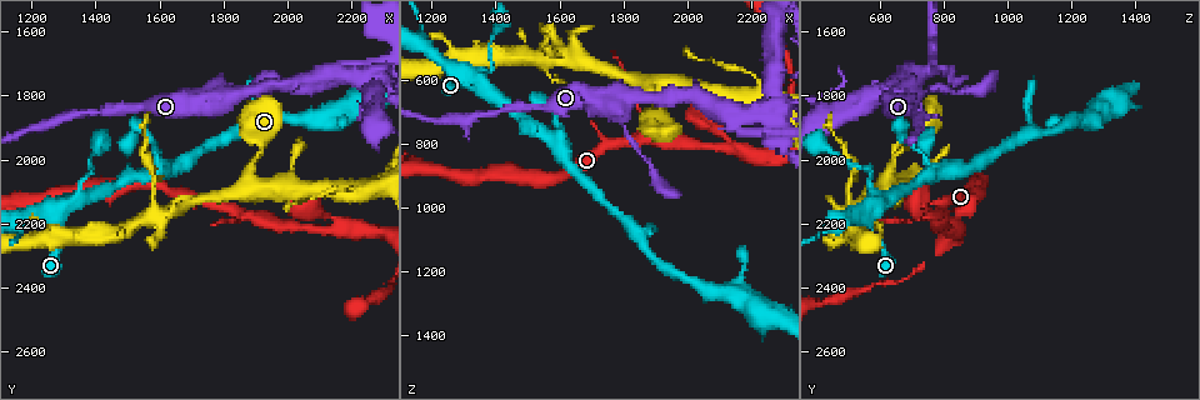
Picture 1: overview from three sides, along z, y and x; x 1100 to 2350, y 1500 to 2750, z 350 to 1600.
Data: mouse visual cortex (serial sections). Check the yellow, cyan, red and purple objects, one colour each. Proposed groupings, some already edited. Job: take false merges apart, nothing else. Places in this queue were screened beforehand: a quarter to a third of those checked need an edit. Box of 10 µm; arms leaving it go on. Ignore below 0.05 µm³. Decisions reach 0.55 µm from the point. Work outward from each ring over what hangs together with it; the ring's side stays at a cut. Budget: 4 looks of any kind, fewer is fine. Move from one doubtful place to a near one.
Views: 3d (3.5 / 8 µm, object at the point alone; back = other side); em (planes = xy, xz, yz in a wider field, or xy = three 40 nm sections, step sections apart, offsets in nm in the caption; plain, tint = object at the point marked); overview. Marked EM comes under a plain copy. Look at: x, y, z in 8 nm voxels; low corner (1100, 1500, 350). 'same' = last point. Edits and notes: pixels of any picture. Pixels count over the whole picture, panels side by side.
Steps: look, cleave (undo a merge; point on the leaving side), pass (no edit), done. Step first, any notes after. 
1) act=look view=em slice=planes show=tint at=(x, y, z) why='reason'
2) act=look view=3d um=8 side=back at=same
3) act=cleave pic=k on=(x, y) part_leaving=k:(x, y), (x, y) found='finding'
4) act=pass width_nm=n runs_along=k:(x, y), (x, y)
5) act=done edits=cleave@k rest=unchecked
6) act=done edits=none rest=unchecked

act=look view=3d um=3.5 at=(1340, 2100, 590) why='sudden change in width'

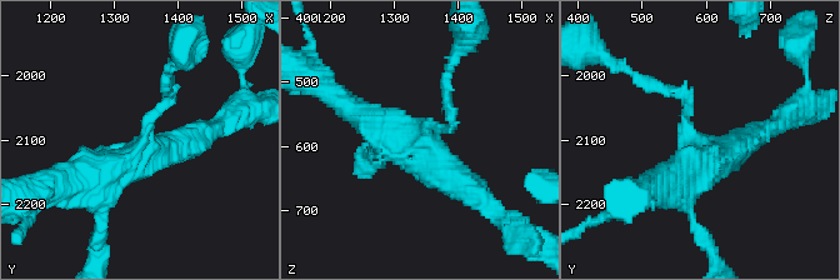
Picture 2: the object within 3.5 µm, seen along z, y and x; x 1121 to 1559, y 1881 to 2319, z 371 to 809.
act=look view=em slice=xy step=3 show=tint at=(1350, 2095, 580) arms=3 arm_widths_nm=150,400,400

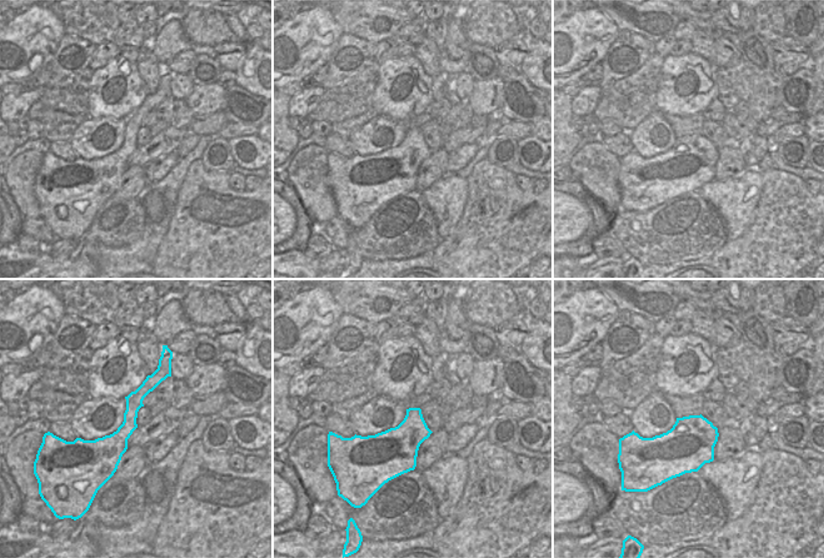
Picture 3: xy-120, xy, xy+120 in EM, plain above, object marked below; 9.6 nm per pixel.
act=pass runs_along=3:(161, 375), (134, 399), (110, 467) found='all the same cell'

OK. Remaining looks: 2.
act=look view=3d um=3.5 at=(1880, 2070, 610) why='small branch off a trunk'

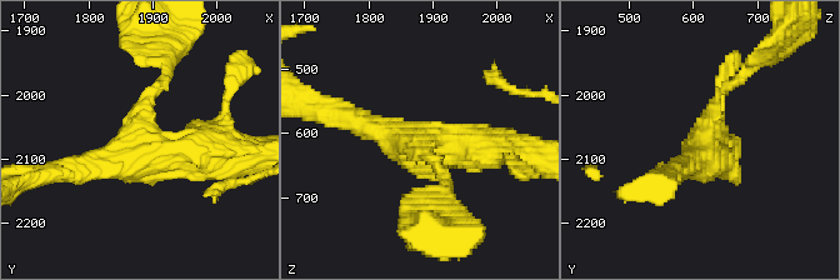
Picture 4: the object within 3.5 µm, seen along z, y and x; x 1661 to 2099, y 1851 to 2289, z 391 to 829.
act=look view=em slice=xy step=1 show=tint at=(1880, 2075, 610) arms=3 arm_widths_nm=150,300,500 why='now the EM'

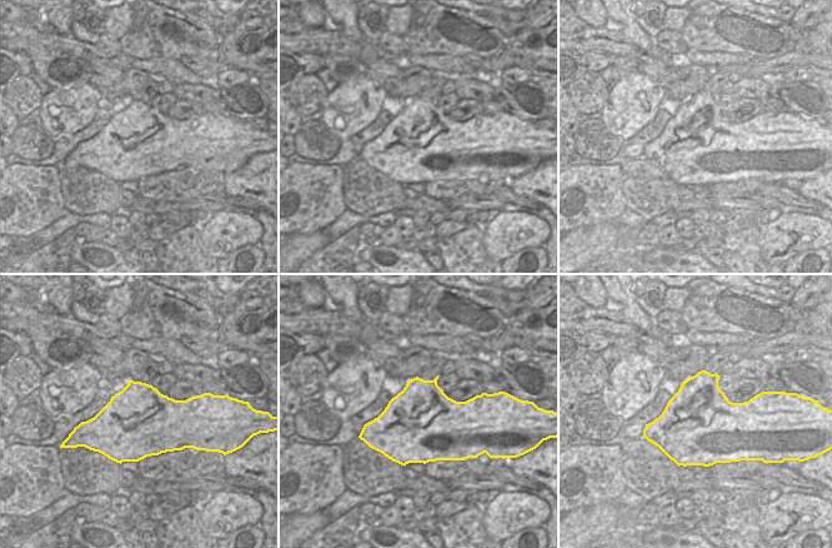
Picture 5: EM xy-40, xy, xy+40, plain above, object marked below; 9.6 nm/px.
act=pass width_nm=750 runs_along=4:(164, 80), (141, 145), (73, 173) found='one cell here'

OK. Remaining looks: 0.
act=done edits=none rest=unchecked

